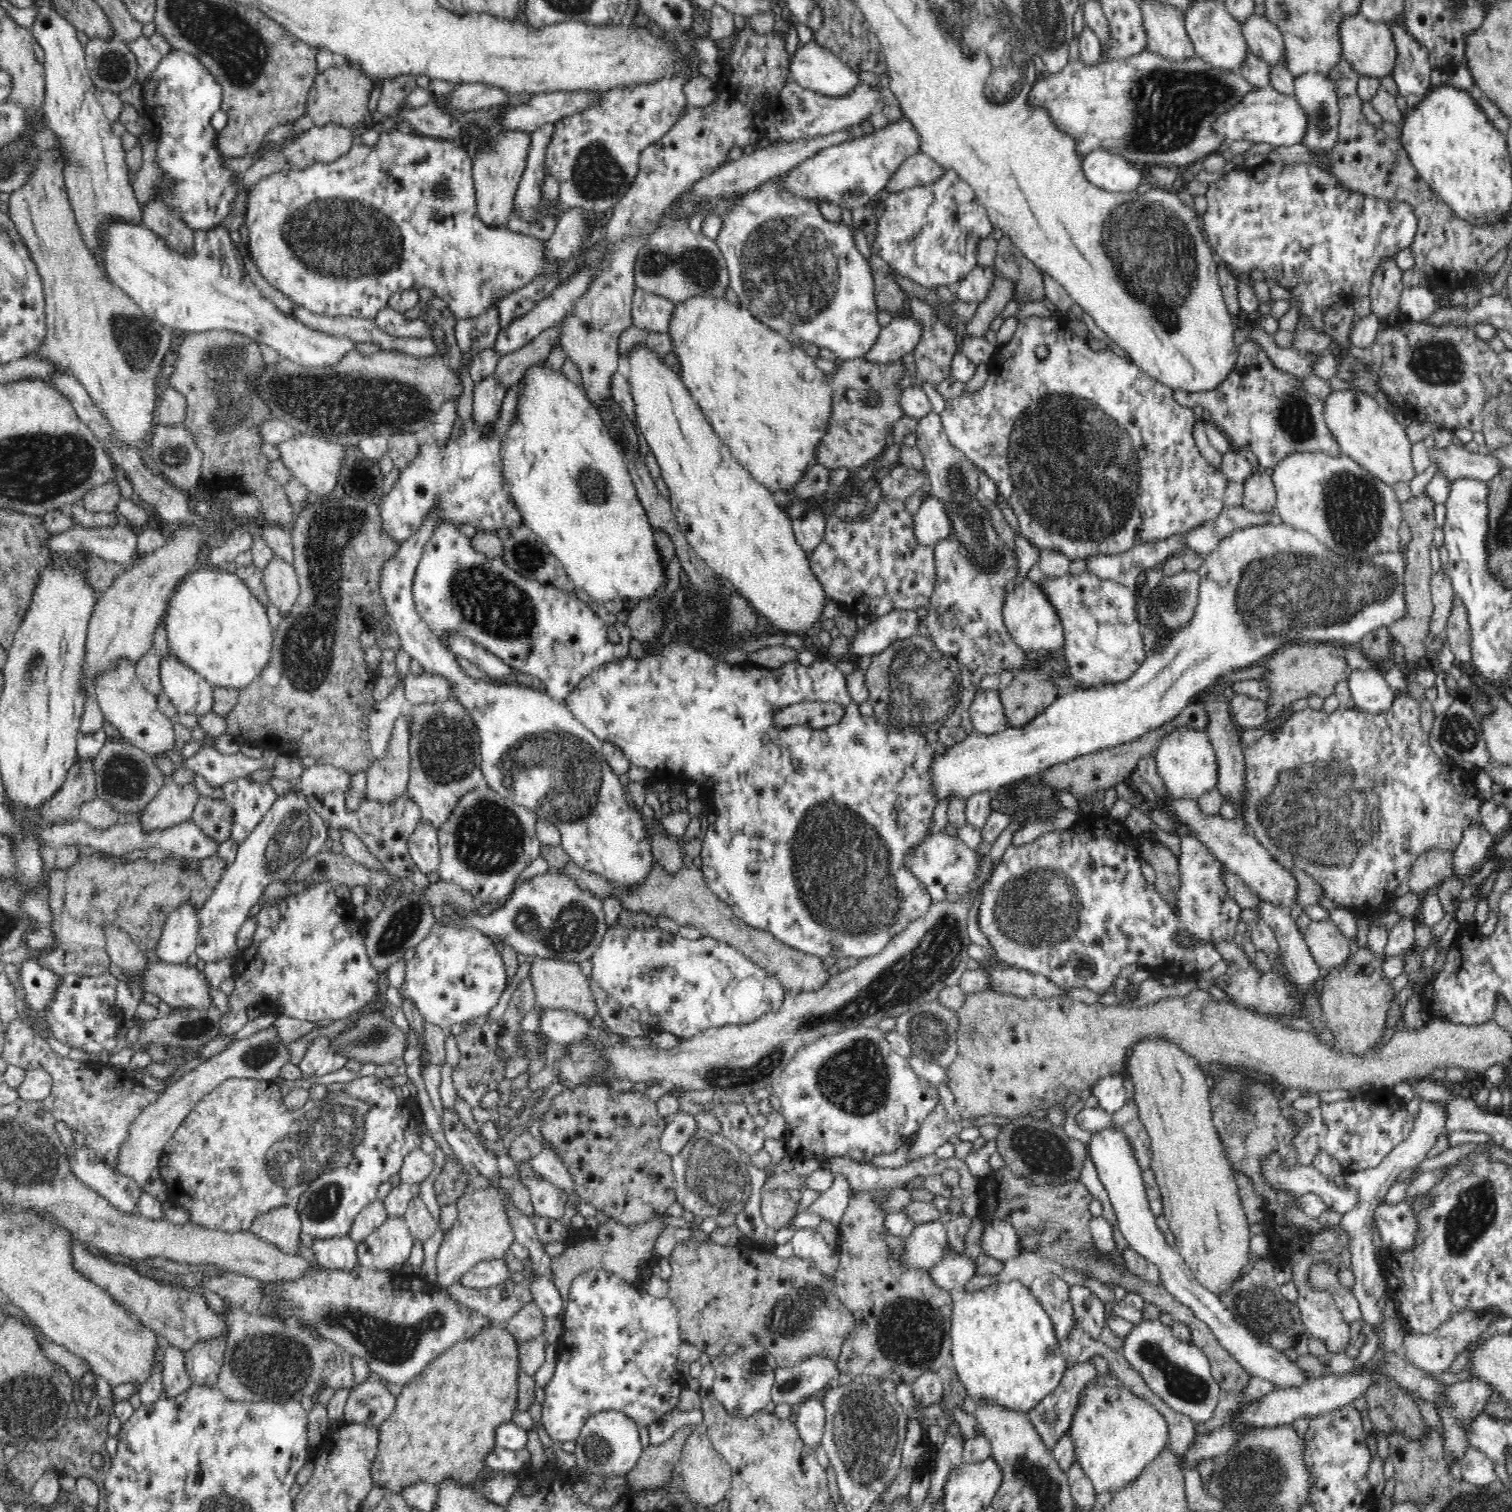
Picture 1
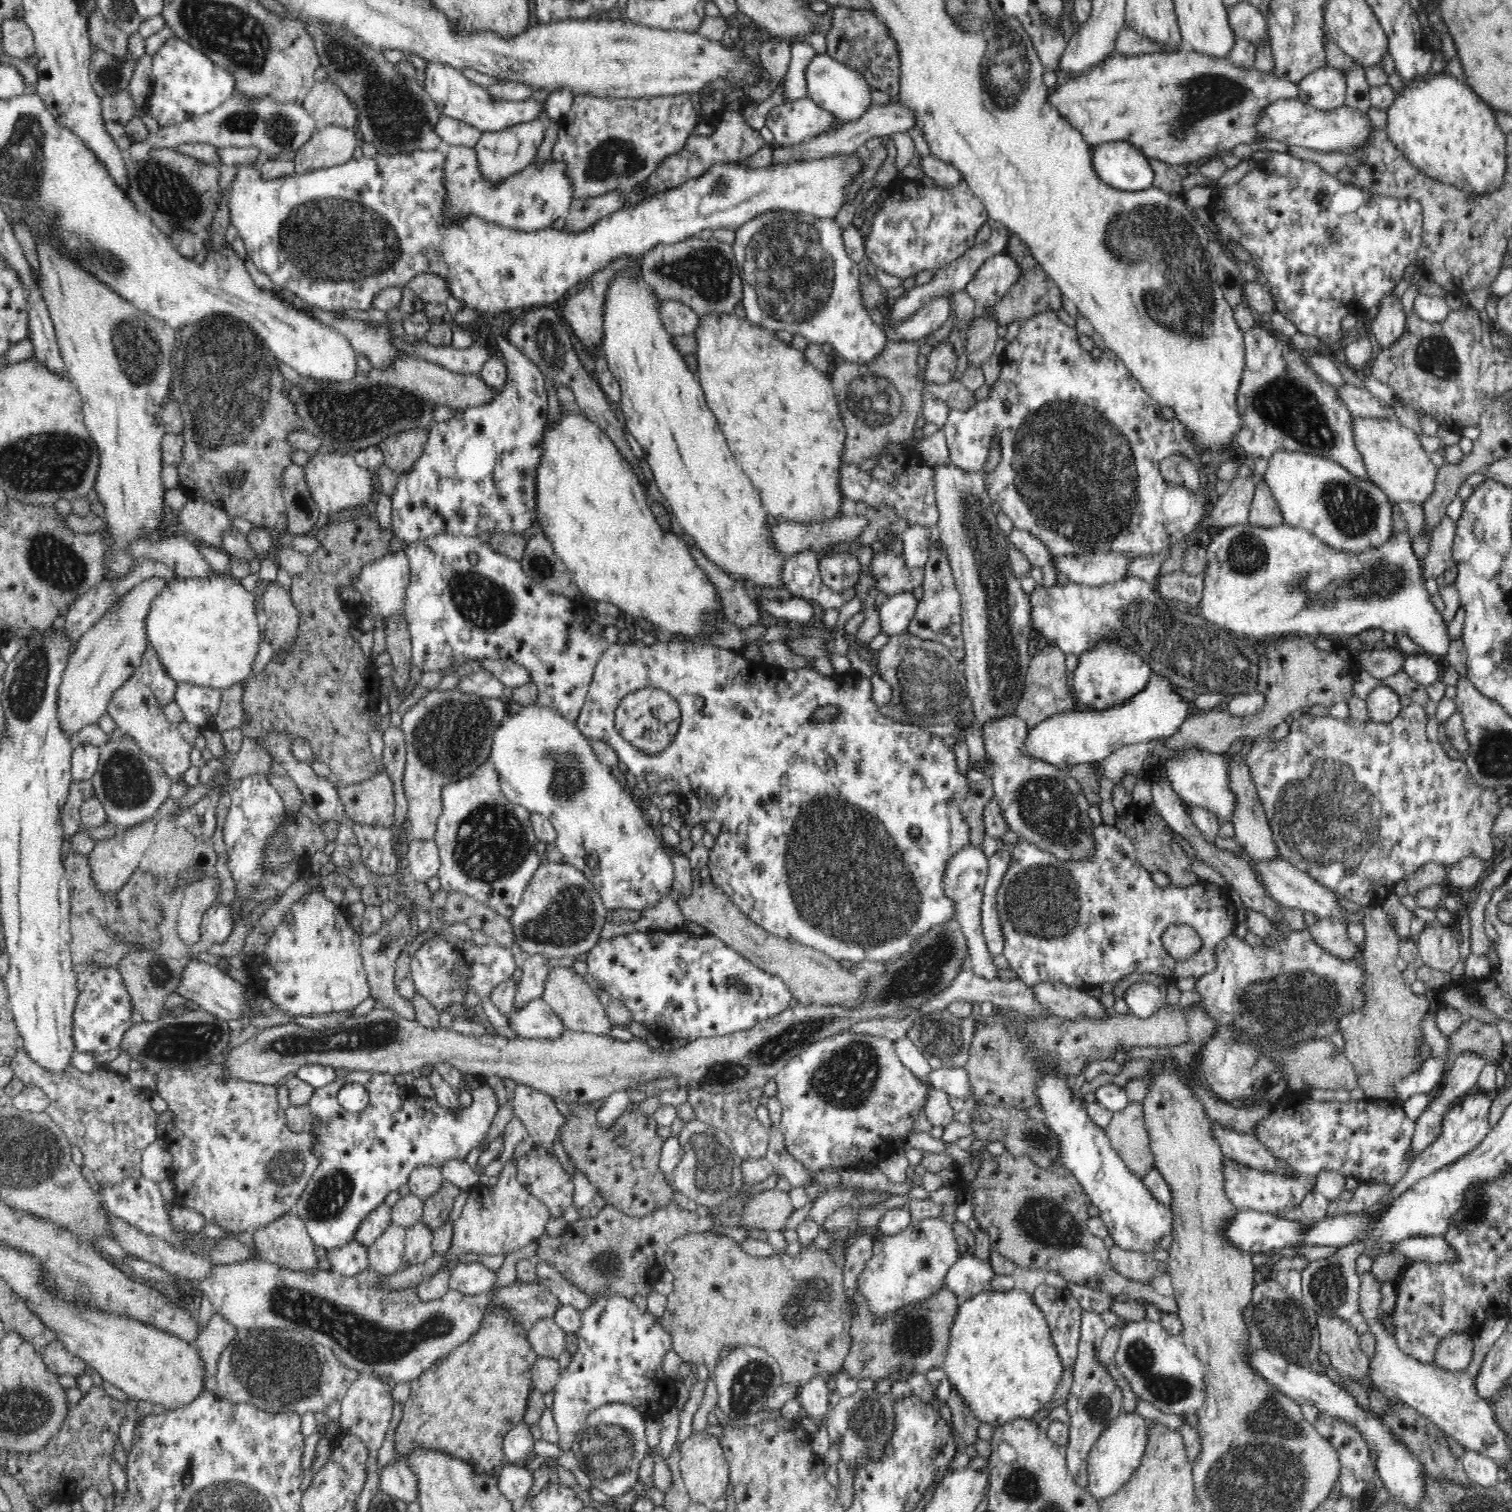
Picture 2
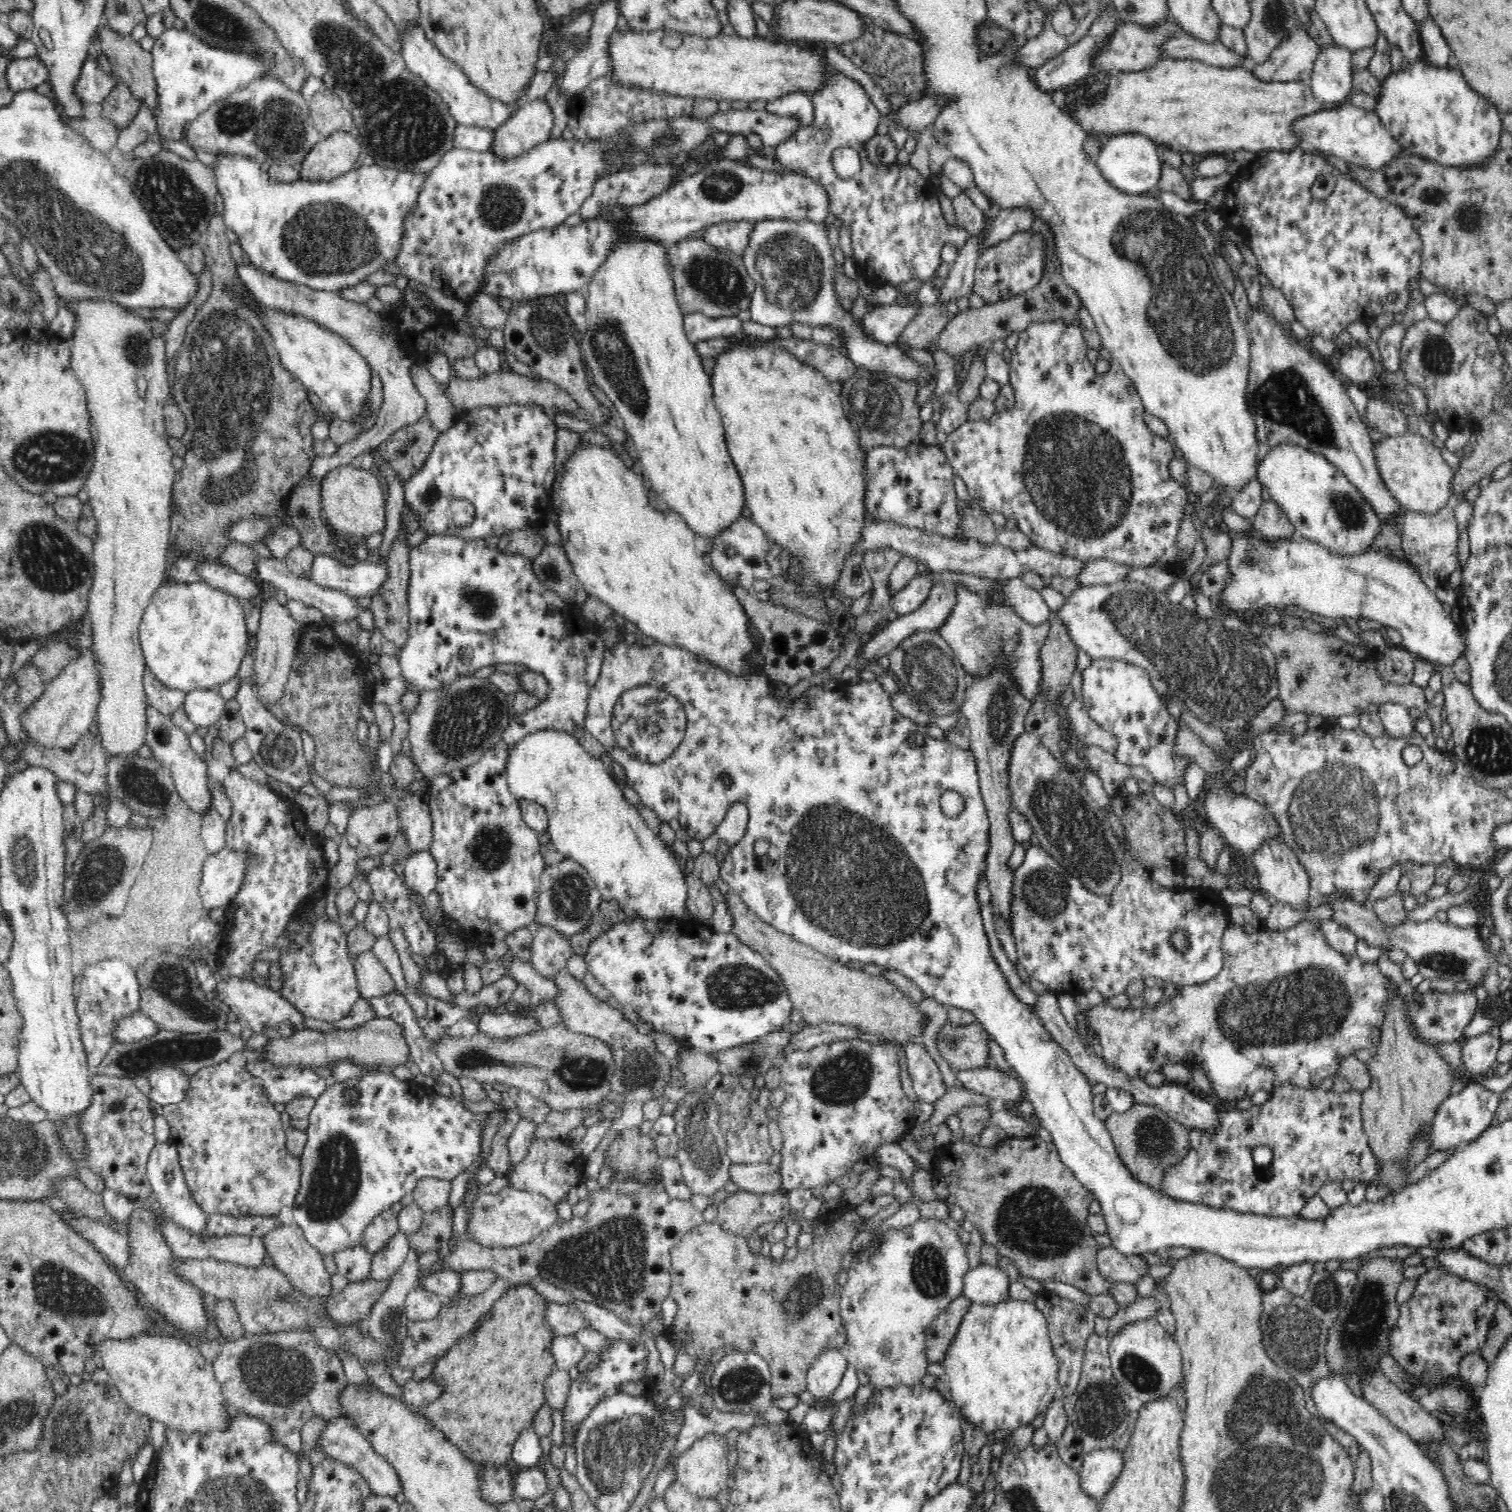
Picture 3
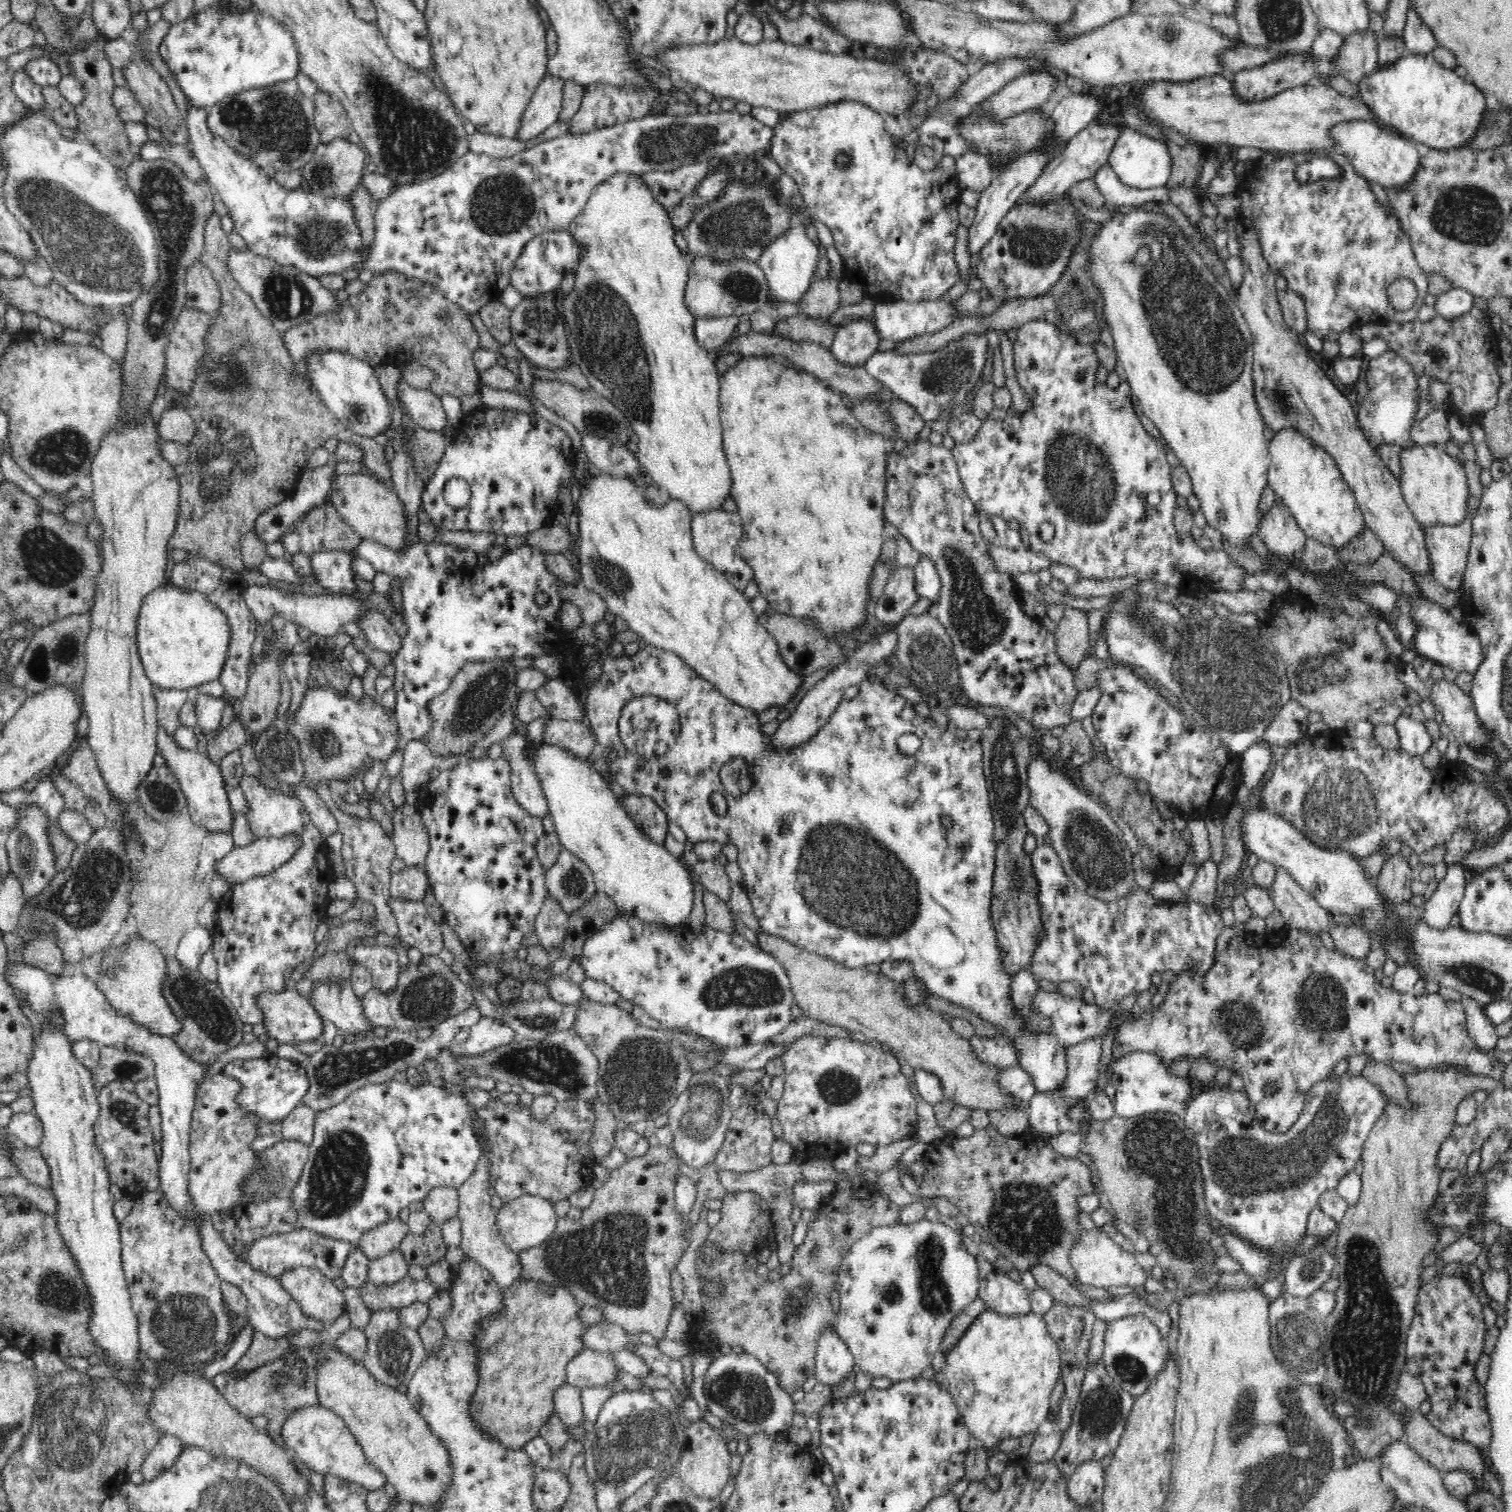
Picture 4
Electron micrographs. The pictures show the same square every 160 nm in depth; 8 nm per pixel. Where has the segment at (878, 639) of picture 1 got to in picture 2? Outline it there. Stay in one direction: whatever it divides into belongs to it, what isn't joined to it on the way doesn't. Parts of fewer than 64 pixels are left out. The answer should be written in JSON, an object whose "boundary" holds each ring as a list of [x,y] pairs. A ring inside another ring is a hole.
{"boundary":[[[900,593],[886,600],[879,608],[880,632],[888,636],[906,633],[917,604],[918,600],[912,594]]]}

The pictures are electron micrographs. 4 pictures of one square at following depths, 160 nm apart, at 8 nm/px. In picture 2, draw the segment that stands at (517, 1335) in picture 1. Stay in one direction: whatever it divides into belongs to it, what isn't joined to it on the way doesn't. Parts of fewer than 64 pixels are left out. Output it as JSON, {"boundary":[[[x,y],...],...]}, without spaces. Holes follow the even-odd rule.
{"boundary":[[[542,1318],[540,1322],[527,1326],[526,1337],[539,1356],[562,1361],[567,1355],[566,1332],[550,1318]]]}

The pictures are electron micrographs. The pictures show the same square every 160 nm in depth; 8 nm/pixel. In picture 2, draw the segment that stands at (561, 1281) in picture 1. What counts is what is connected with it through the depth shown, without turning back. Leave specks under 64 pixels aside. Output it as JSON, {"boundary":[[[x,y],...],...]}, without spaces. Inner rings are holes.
{"boundary":[[[671,1202],[643,1218],[626,1215],[608,1204],[598,1216],[583,1216],[564,1234],[552,1236],[544,1233],[537,1239],[535,1262],[553,1266],[573,1286],[584,1294],[594,1290],[611,1290],[623,1296],[634,1298],[640,1294],[646,1298],[655,1290],[659,1275],[665,1269],[665,1251],[676,1238],[688,1233],[701,1233],[712,1229],[713,1218],[699,1218],[694,1212],[684,1211]]]}

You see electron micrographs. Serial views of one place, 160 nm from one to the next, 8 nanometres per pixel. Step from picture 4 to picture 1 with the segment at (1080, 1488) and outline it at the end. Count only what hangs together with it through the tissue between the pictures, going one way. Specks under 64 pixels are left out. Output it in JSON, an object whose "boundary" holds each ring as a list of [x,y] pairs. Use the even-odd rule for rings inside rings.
{"boundary":[[[1098,1376],[1086,1390],[1080,1392],[1080,1408],[1074,1416],[1069,1428],[1069,1438],[1072,1438],[1073,1454],[1075,1460],[1080,1463],[1082,1471],[1088,1475],[1095,1494],[1102,1492],[1115,1493],[1124,1488],[1135,1478],[1138,1478],[1143,1468],[1154,1462],[1166,1448],[1168,1448],[1168,1424],[1158,1414],[1158,1409],[1151,1401],[1144,1402],[1144,1398],[1136,1398],[1134,1392],[1124,1390],[1122,1381],[1118,1382],[1118,1376]]]}

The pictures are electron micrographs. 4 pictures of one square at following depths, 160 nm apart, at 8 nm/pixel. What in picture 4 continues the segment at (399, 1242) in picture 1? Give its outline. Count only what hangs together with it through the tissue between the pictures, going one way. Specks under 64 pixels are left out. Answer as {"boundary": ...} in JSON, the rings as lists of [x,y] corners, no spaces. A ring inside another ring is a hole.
{"boundary":[[[398,1248],[374,1260],[369,1259],[367,1281],[375,1286],[388,1286],[407,1277],[409,1264]]]}

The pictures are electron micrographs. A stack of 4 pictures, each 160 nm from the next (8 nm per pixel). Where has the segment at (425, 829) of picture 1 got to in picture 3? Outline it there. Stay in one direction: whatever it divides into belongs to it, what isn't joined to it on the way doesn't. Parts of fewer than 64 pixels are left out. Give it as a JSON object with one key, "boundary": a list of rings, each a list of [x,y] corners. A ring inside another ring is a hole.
{"boundary":[[[428,849],[414,852],[405,860],[404,886],[425,900],[437,885],[437,864]]]}

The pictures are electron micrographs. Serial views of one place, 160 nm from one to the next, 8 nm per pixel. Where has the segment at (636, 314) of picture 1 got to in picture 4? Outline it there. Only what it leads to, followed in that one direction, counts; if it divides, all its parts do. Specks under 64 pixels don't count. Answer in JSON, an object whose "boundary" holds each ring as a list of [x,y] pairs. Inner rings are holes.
{"boundary":[[[734,316],[698,317],[694,326],[696,342],[712,353],[731,340],[732,333],[736,332],[738,324],[739,318]]]}

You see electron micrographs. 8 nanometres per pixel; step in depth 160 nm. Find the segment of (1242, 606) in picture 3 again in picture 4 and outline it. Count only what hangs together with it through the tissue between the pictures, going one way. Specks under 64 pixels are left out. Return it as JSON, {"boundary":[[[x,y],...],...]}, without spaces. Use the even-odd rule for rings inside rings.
{"boundary":[[[1414,598],[1408,614],[1420,626],[1418,634],[1414,636],[1414,642],[1412,642],[1411,656],[1420,655],[1432,660],[1434,664],[1438,663],[1442,667],[1448,666],[1457,673],[1470,672],[1474,675],[1477,672],[1478,665],[1484,658],[1484,650],[1481,650],[1480,639],[1477,638],[1476,632],[1472,632],[1472,629],[1468,628],[1458,614],[1435,601],[1428,602],[1424,598]]]}

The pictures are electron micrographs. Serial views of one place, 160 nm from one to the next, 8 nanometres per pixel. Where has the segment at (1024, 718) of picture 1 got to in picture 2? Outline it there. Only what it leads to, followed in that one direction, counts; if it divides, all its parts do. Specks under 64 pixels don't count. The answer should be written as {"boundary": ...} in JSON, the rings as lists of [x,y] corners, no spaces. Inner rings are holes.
{"boundary":[[[1046,647],[1040,652],[1036,652],[1031,658],[1025,677],[1025,688],[1018,698],[1015,710],[1013,710],[1016,717],[1032,728],[1038,722],[1044,721],[1045,718],[1068,710],[1075,700],[1074,695],[1070,694],[1071,687],[1067,684],[1066,669],[1066,656],[1056,647]]]}

